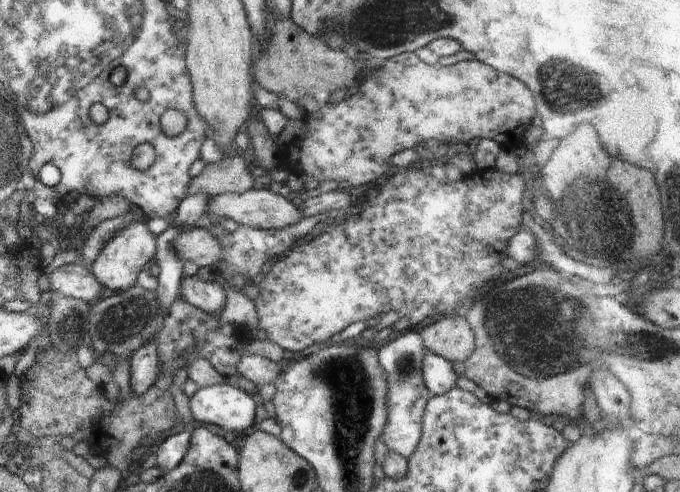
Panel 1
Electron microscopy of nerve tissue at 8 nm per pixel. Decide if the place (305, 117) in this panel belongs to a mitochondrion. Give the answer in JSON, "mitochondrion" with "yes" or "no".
{"mitochondrion":"no"}

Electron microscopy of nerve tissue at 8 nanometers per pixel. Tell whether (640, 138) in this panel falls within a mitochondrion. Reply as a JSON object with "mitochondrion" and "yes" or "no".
{"mitochondrion":"no"}

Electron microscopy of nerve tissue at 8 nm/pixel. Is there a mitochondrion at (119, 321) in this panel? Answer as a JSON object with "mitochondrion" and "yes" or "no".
{"mitochondrion":"yes"}

